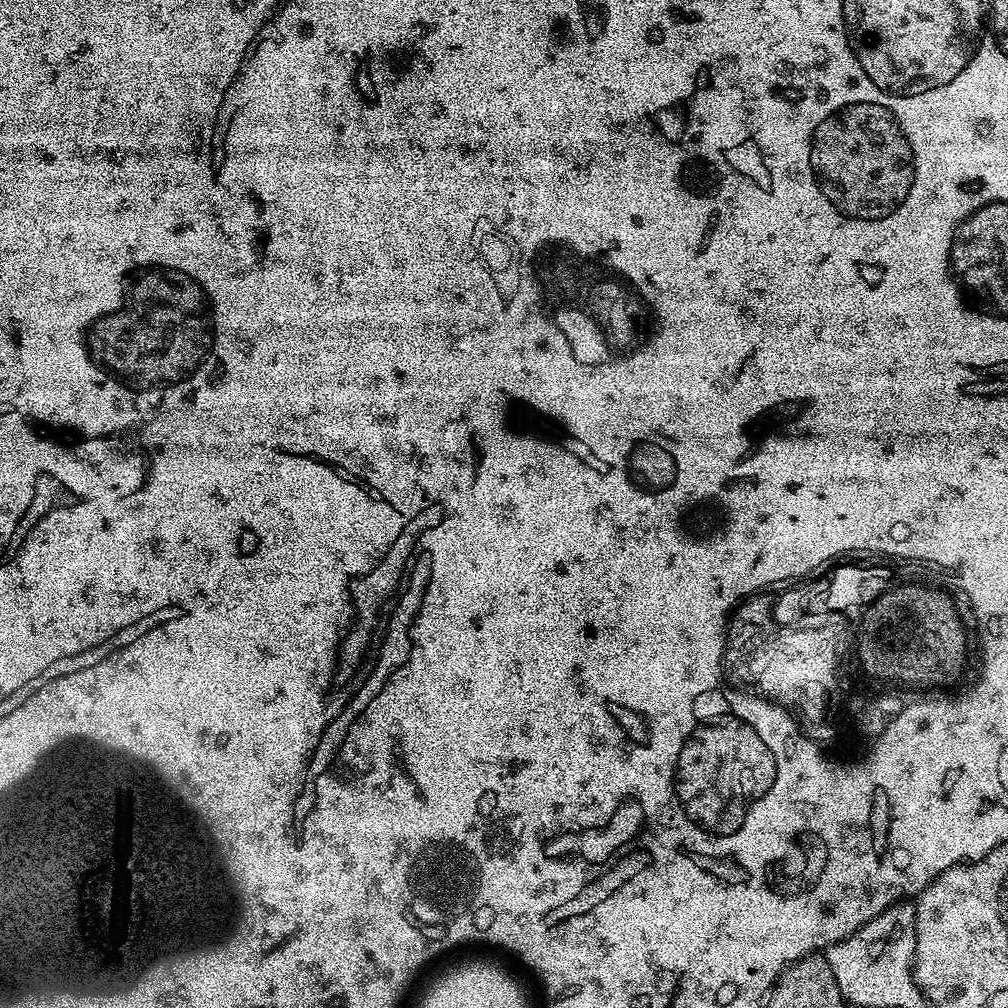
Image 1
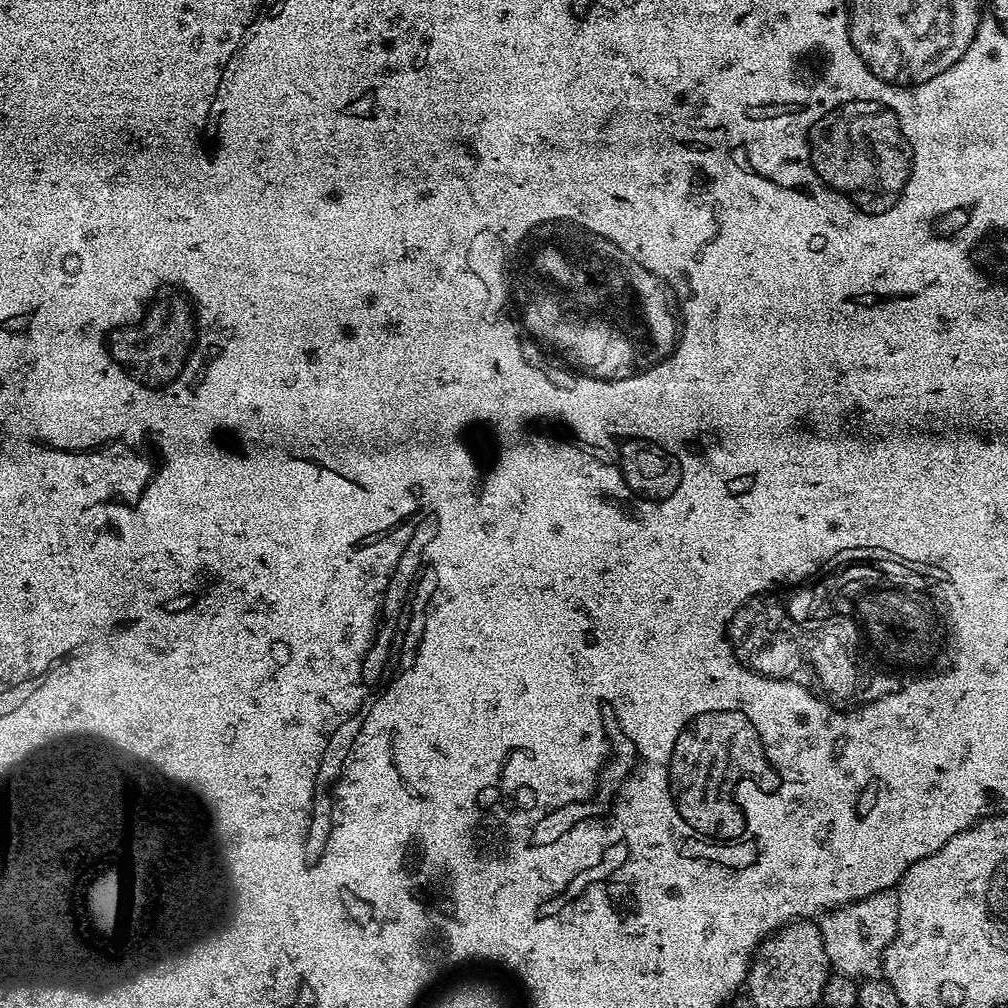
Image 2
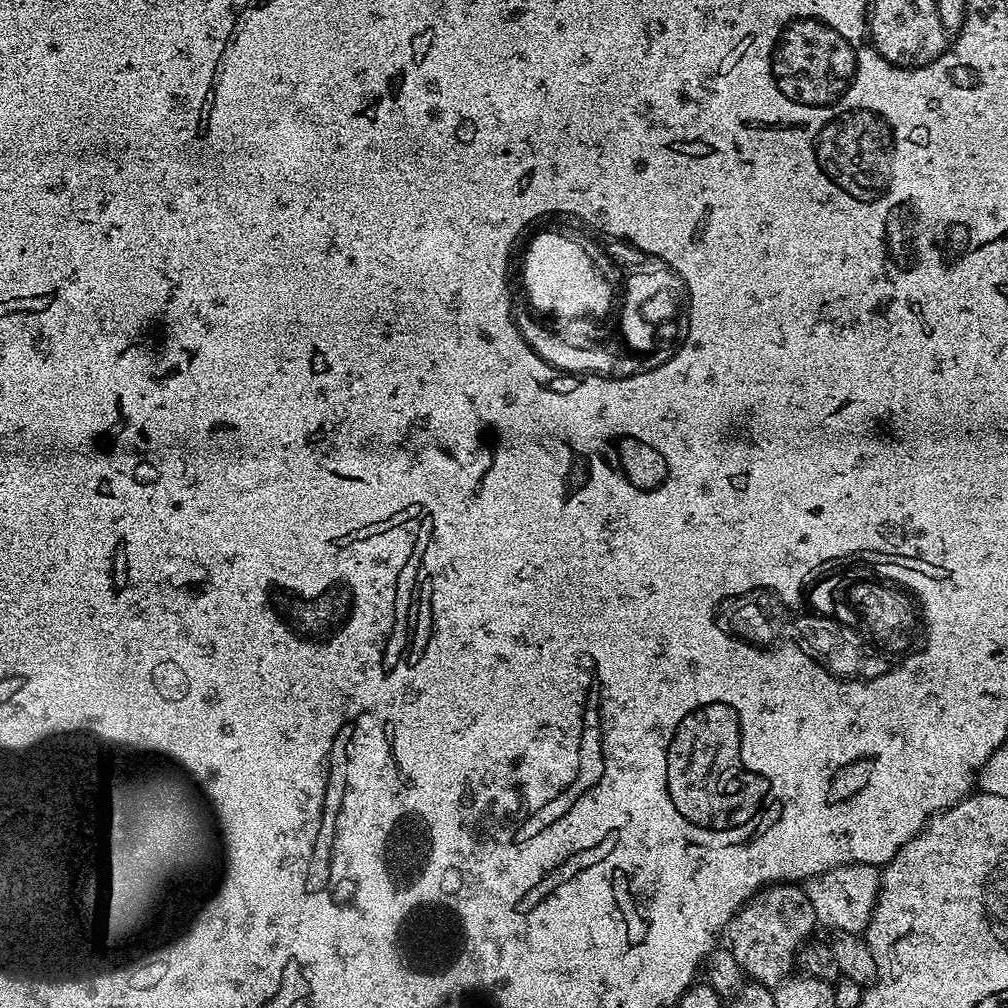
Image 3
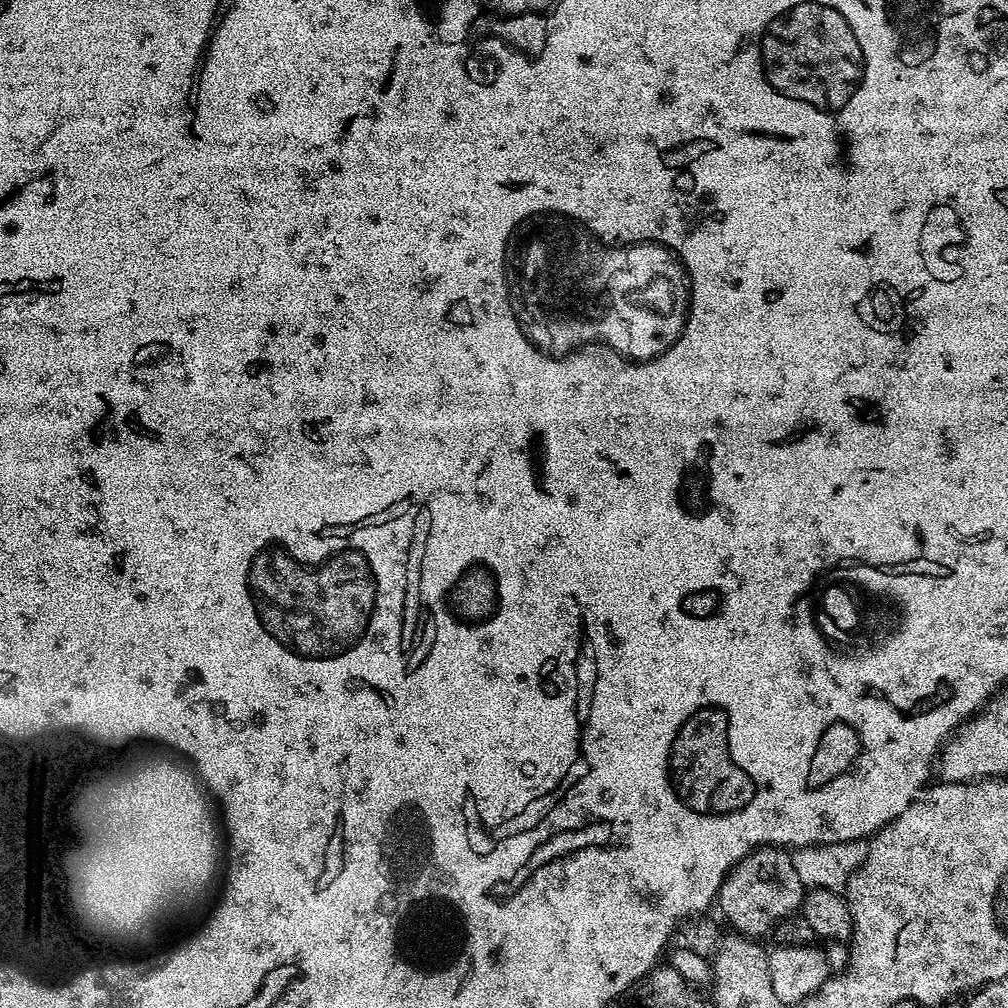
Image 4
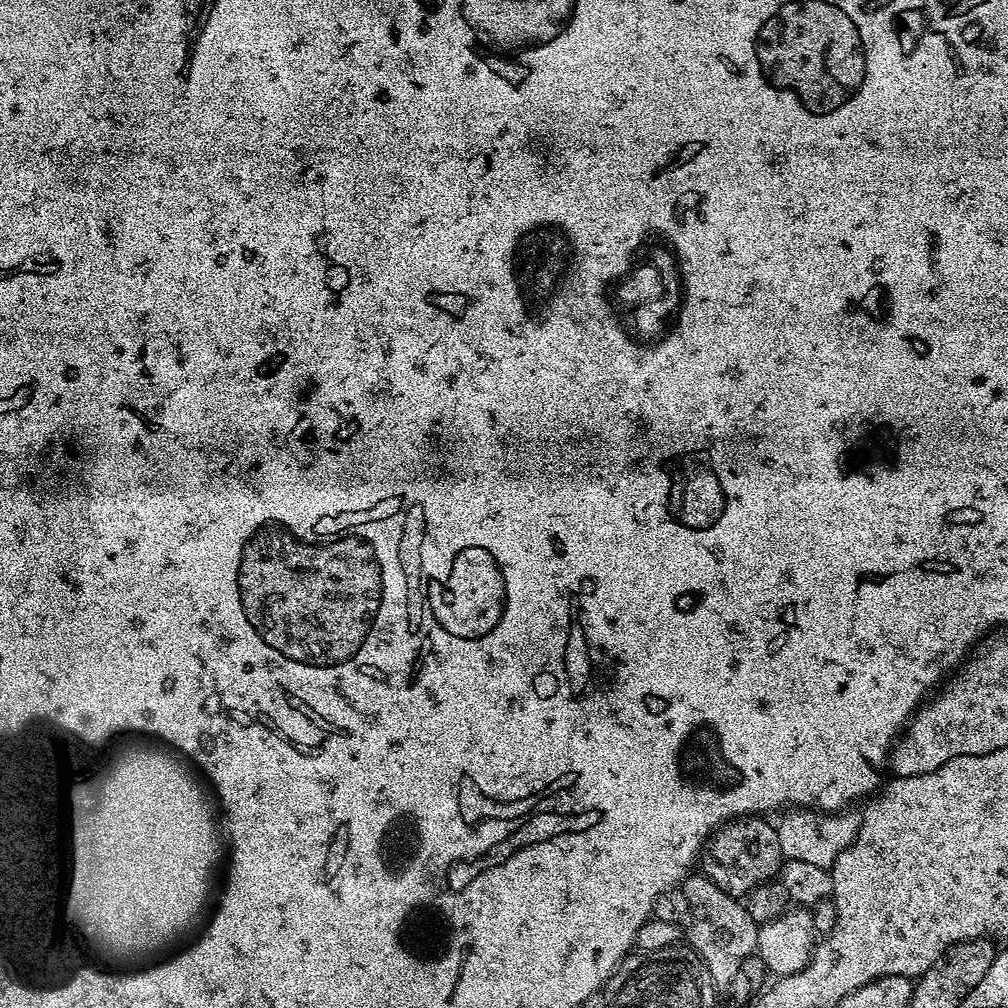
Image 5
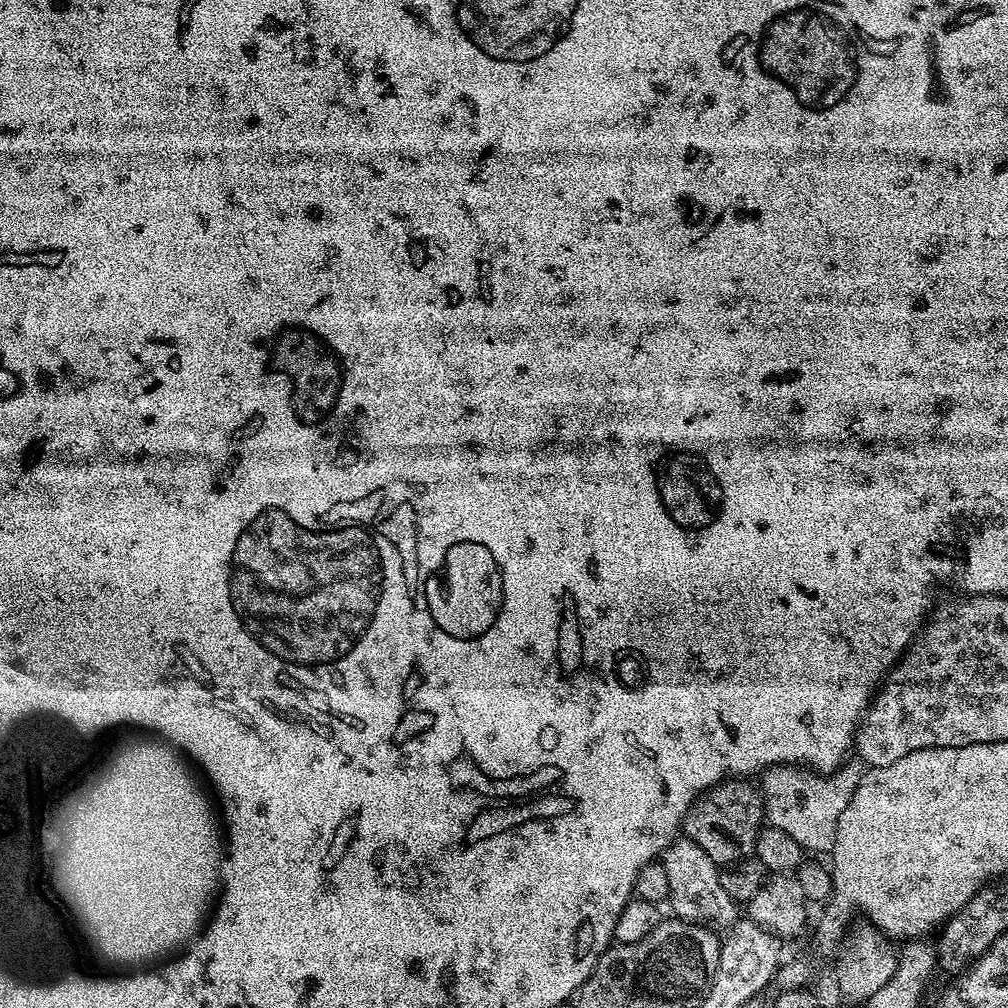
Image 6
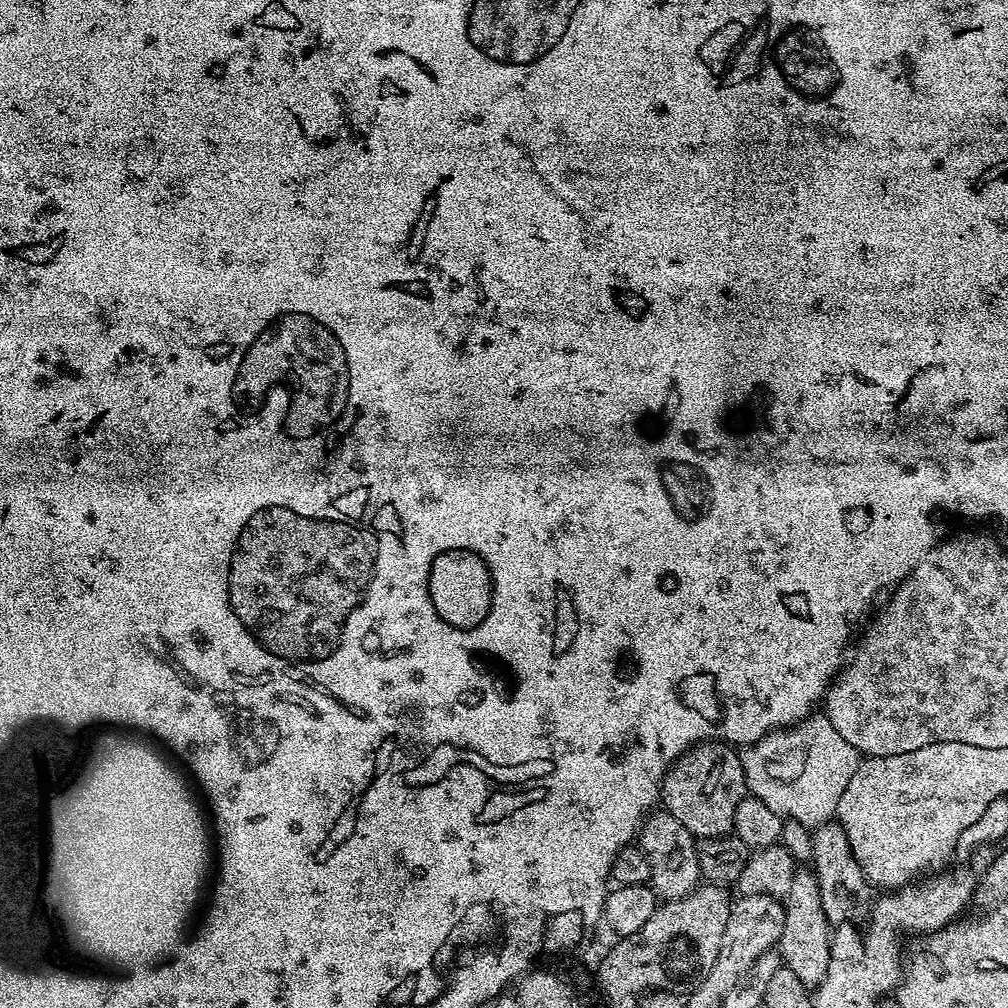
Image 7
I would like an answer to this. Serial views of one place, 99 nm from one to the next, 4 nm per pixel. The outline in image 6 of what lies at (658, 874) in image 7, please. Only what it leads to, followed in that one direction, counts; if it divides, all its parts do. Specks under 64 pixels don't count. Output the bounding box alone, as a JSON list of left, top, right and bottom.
[662,838,738,930]

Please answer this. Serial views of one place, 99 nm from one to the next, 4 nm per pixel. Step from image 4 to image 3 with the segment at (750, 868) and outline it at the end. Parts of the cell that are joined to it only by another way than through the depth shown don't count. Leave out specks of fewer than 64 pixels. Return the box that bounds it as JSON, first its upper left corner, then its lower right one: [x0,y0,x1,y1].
[726,882,818,989]

